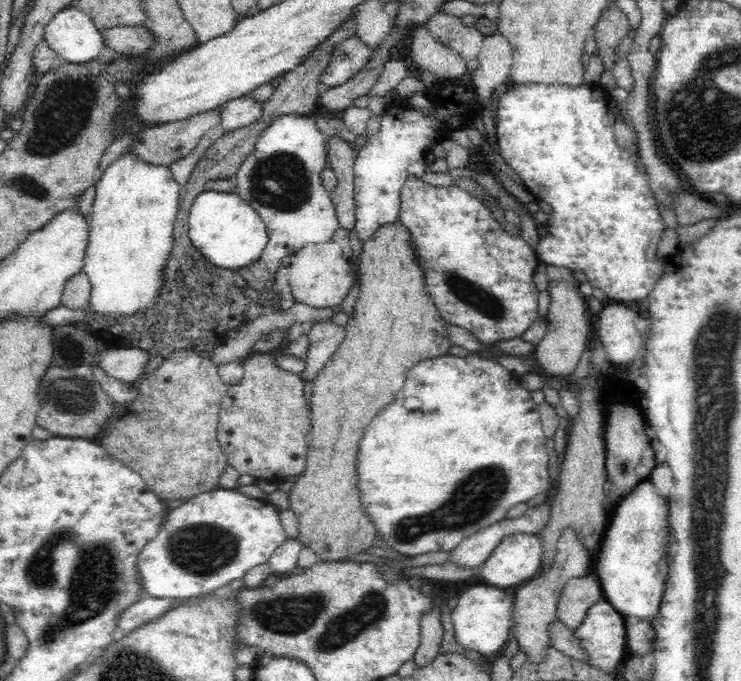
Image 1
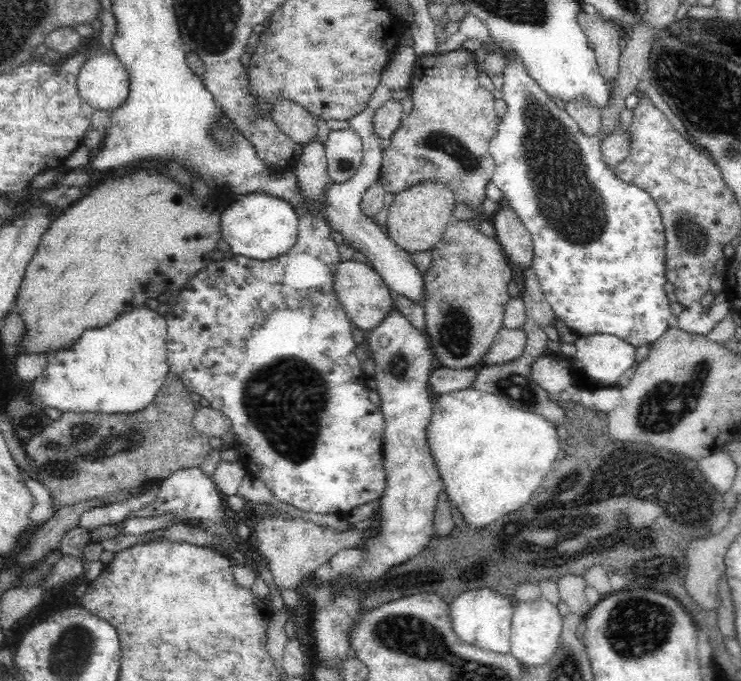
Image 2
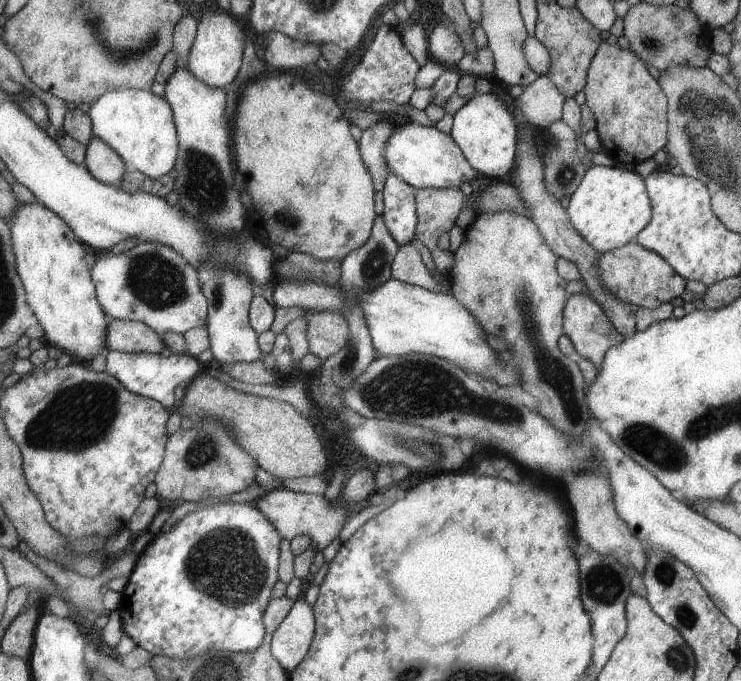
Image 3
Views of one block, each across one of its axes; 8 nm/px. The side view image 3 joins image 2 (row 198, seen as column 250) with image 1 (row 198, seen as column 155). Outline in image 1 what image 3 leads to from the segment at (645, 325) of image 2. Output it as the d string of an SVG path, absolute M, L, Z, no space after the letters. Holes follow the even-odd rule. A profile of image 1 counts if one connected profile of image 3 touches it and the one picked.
M509 83L496 94L496 114L494 115L494 120L500 158L520 178L521 184L532 194L533 198L539 202L546 202L549 210L551 210L545 221L546 230L544 230L544 236L540 238L538 246L540 261L546 265L564 267L573 276L577 273L582 273L586 277L587 283L593 289L601 290L608 297L610 303L622 304L648 297L648 293L652 292L656 282L664 277L665 260L658 259L657 249L663 238L665 225L660 215L658 202L649 187L647 176L636 167L636 161L632 157L632 150L620 148L620 145L616 142L612 122L610 122L610 115L608 115L611 99L608 90L600 84L586 85L585 83L580 83L572 86L564 83L524 83L517 85Z

